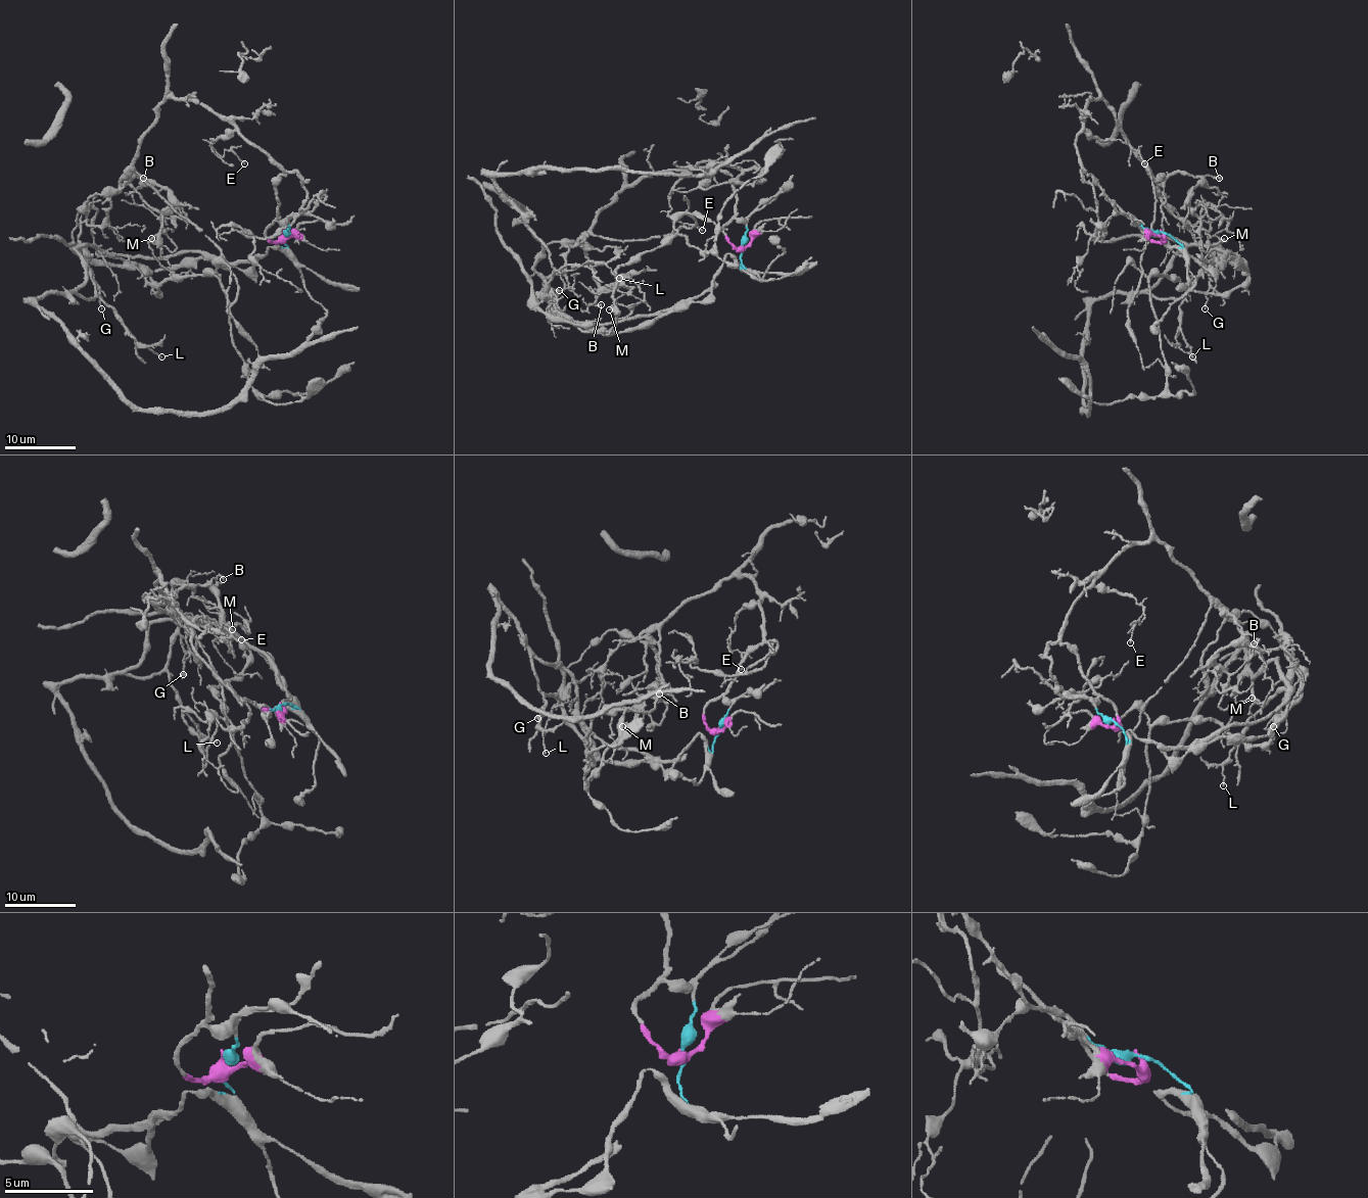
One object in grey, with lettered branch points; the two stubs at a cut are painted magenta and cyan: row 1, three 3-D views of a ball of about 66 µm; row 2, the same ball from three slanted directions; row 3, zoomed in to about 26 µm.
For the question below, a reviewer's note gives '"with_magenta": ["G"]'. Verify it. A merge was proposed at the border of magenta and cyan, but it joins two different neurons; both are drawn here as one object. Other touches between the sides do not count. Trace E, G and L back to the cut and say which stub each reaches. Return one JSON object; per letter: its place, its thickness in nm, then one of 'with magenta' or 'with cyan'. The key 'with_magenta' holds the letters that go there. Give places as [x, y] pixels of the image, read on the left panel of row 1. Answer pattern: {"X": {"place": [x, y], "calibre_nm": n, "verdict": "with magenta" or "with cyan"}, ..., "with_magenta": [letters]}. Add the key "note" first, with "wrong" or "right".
{"note": "wrong", "E": {"place": [244, 163], "calibre_nm": 110, "verdict": "with magenta"}, "G": {"place": [101, 308], "calibre_nm": 70, "verdict": "with cyan"}, "L": {"place": [161, 356], "calibre_nm": 80, "verdict": "with cyan"}, "with_magenta": ["E"]}

